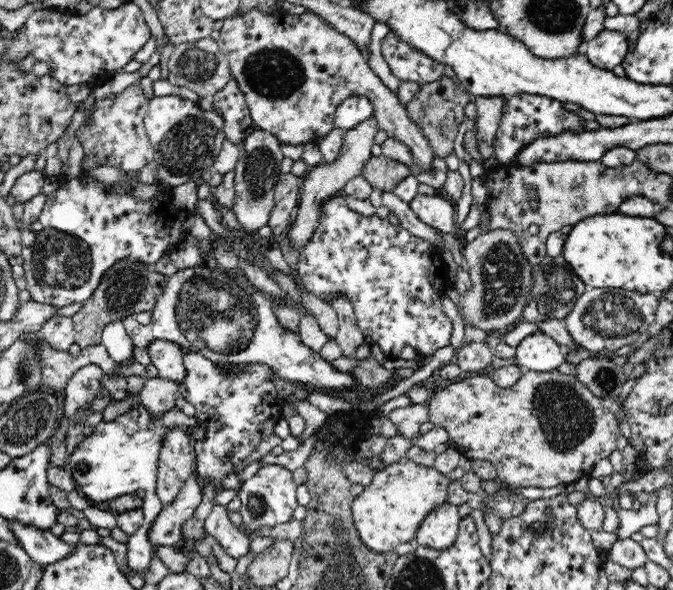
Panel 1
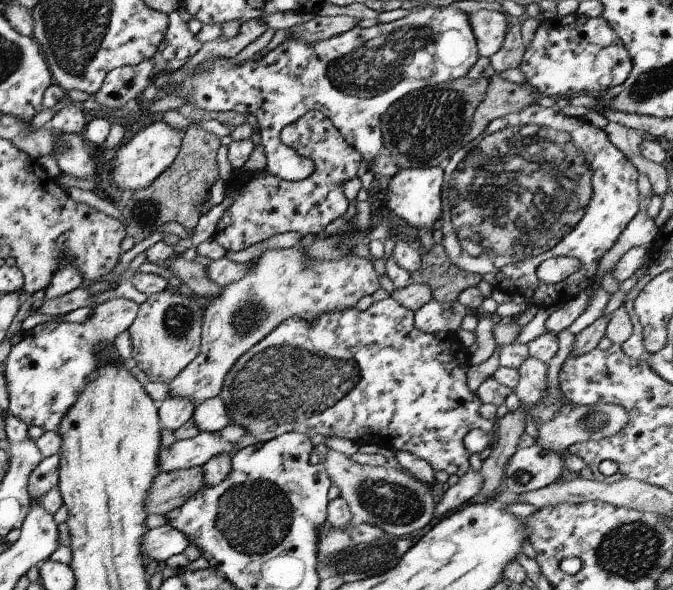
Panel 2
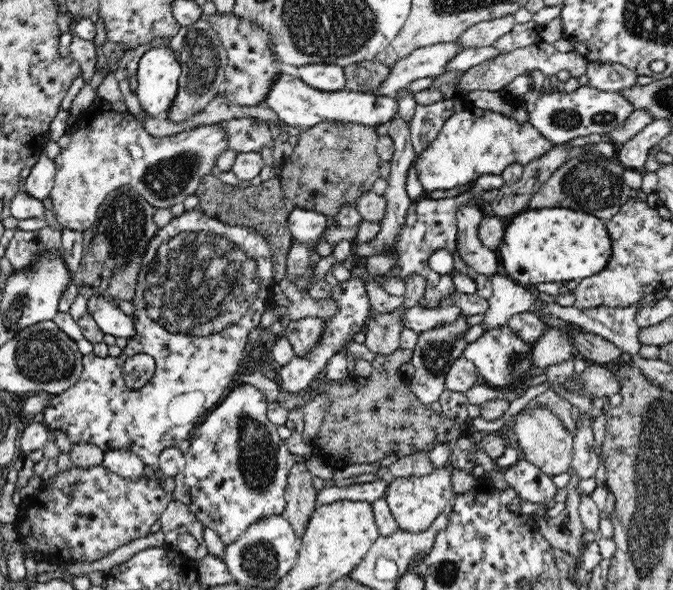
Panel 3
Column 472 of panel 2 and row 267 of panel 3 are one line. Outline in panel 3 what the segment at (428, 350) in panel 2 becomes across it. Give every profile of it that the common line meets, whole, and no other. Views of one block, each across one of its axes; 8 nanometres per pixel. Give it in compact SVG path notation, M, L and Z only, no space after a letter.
M482 174L470 184L464 192L455 197L440 199L420 198L414 201L407 212L404 228L398 235L395 247L388 254L397 254L397 263L392 267L391 276L406 279L410 274L419 274L426 279L426 290L423 296L422 307L432 309L436 302L440 302L444 296L454 292L455 287L449 274L438 274L428 266L428 258L434 250L443 248L454 254L456 252L456 226L457 212L461 206L476 205L475 199L480 192L496 190L504 186L505 182L501 174Z

